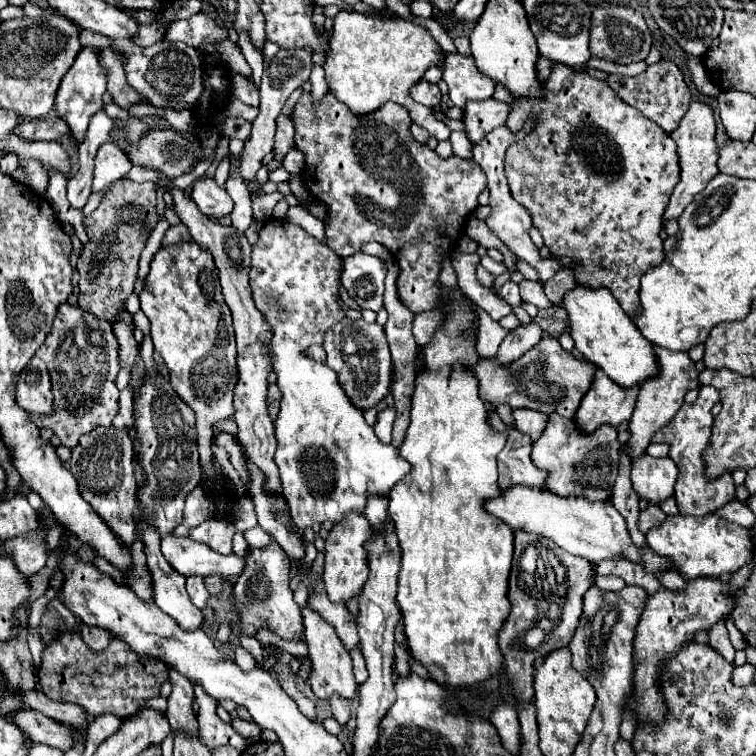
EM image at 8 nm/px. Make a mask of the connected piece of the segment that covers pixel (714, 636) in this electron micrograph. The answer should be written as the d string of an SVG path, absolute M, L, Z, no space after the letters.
M719 621L717 625L711 627L711 631L709 631L709 645L711 645L715 651L719 651L727 661L733 661L735 649L733 649L733 645L729 643L729 635L727 635L727 629L725 629L725 623L723 623L723 621Z

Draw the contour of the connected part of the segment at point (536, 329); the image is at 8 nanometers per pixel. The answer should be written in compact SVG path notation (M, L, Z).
M529 323L525 327L517 327L517 329L509 331L497 351L499 361L503 365L507 365L507 363L519 359L525 351L529 351L533 345L537 345L541 341L541 337L543 337L543 333L537 323Z

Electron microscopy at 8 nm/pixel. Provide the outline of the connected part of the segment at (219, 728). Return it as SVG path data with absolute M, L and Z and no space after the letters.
M197 683L193 685L193 691L195 691L195 701L199 705L197 721L199 721L199 735L201 735L203 743L209 745L211 749L221 747L221 745L231 745L231 747L243 749L247 745L245 737L241 737L231 725L227 725L219 719L217 701L213 701L213 697Z

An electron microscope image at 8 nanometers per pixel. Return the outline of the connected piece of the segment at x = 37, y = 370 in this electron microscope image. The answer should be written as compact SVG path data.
M33 357L29 365L21 371L15 389L15 401L25 411L51 413L51 377L45 363L39 357Z

